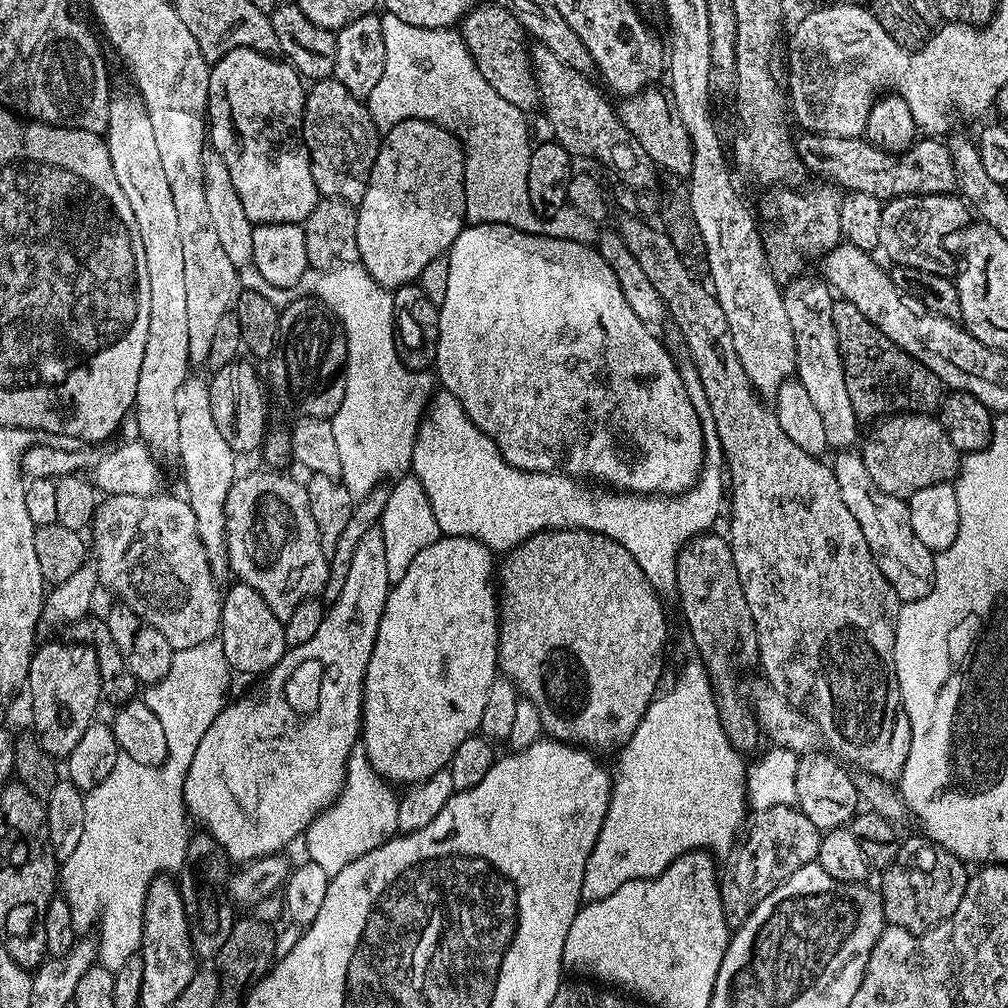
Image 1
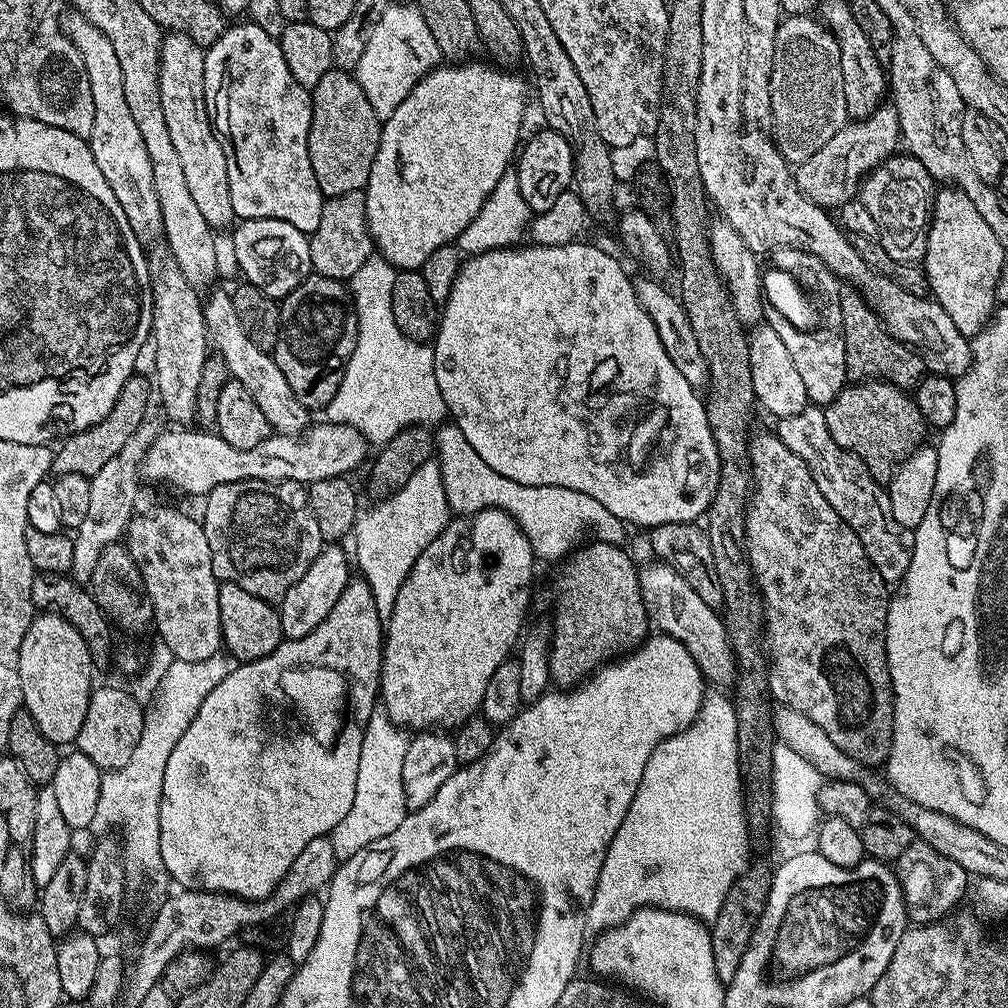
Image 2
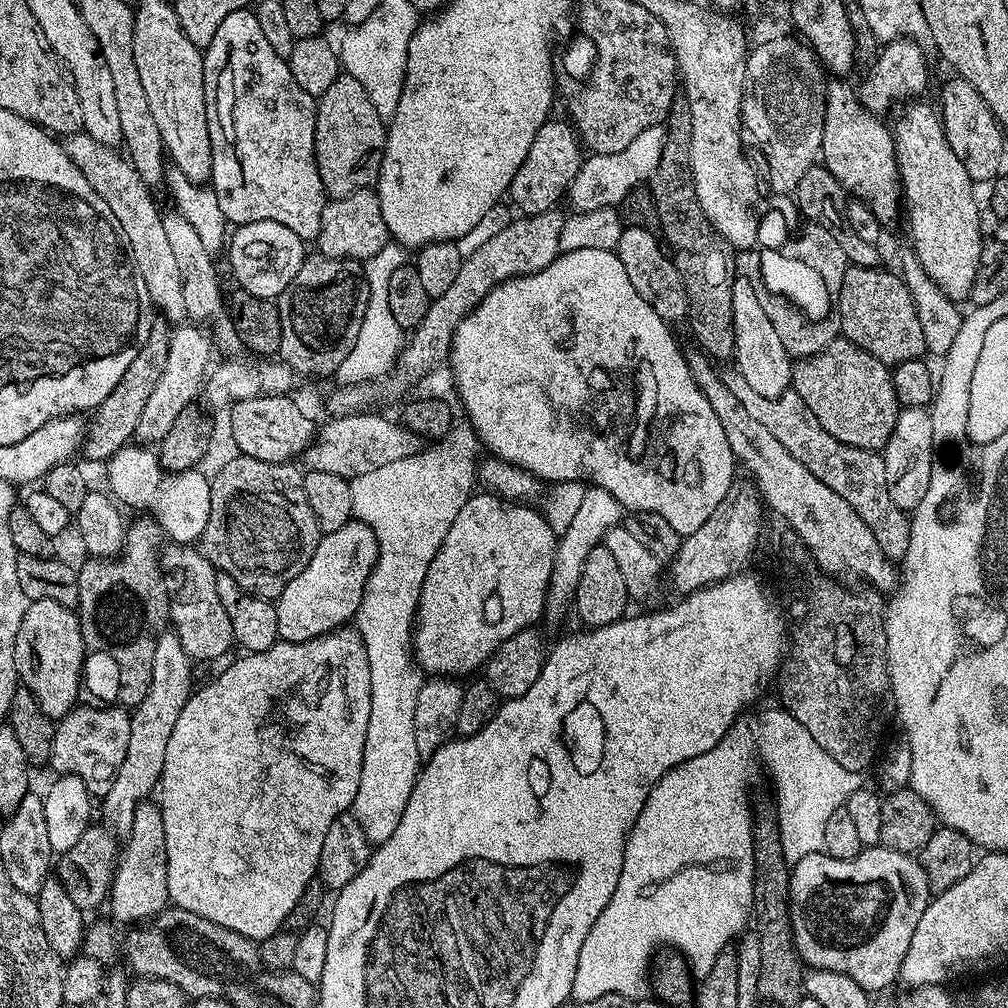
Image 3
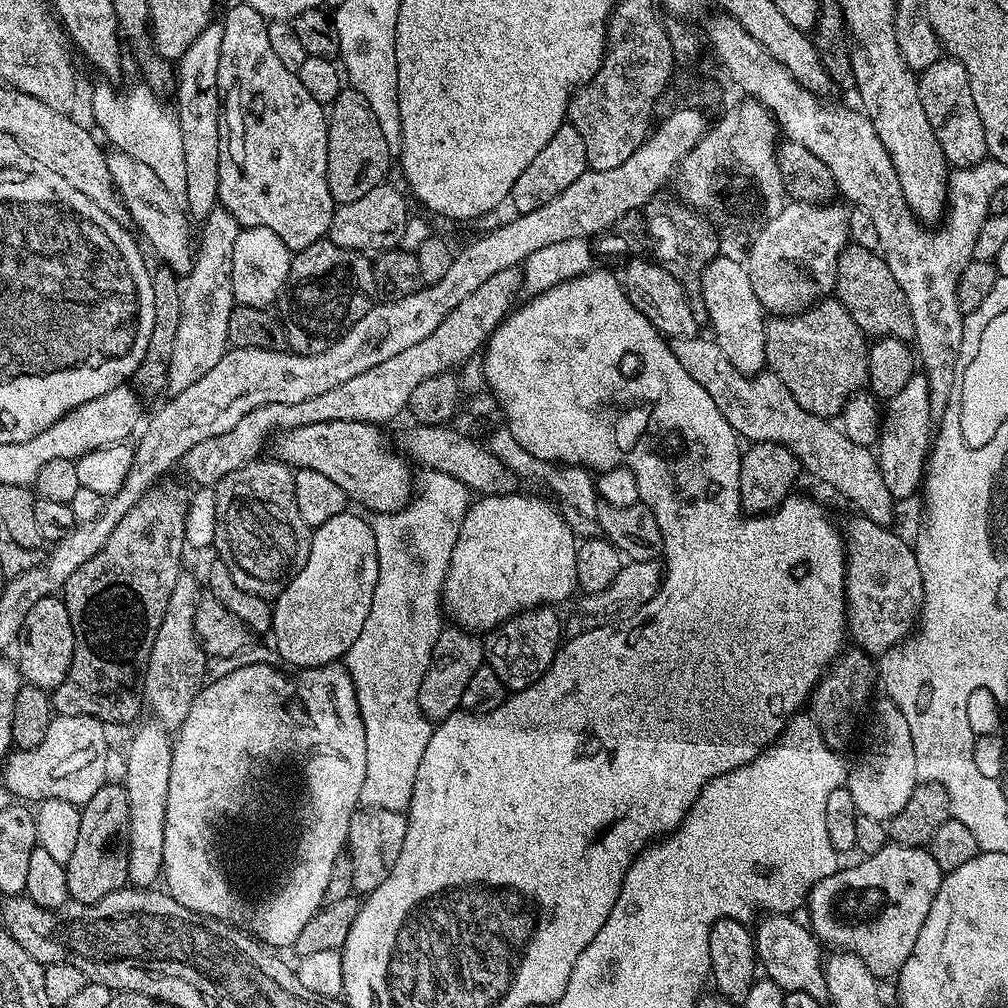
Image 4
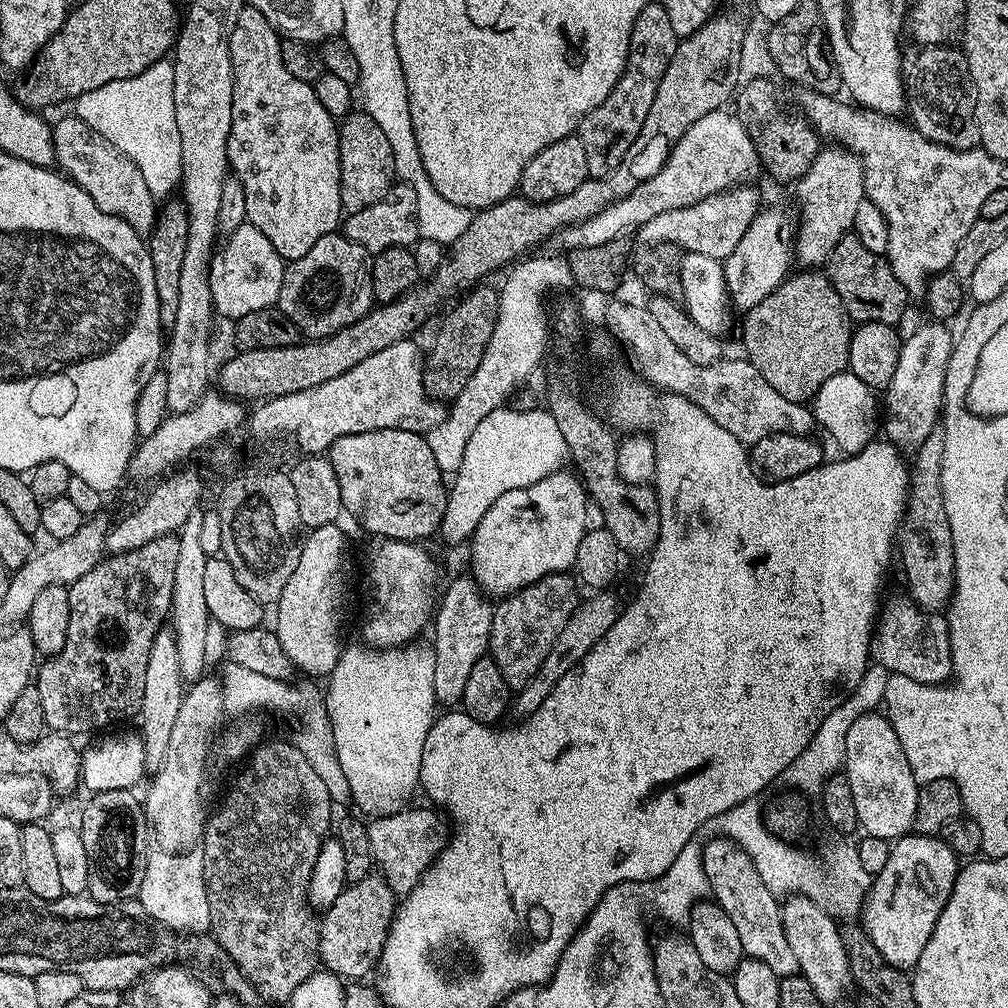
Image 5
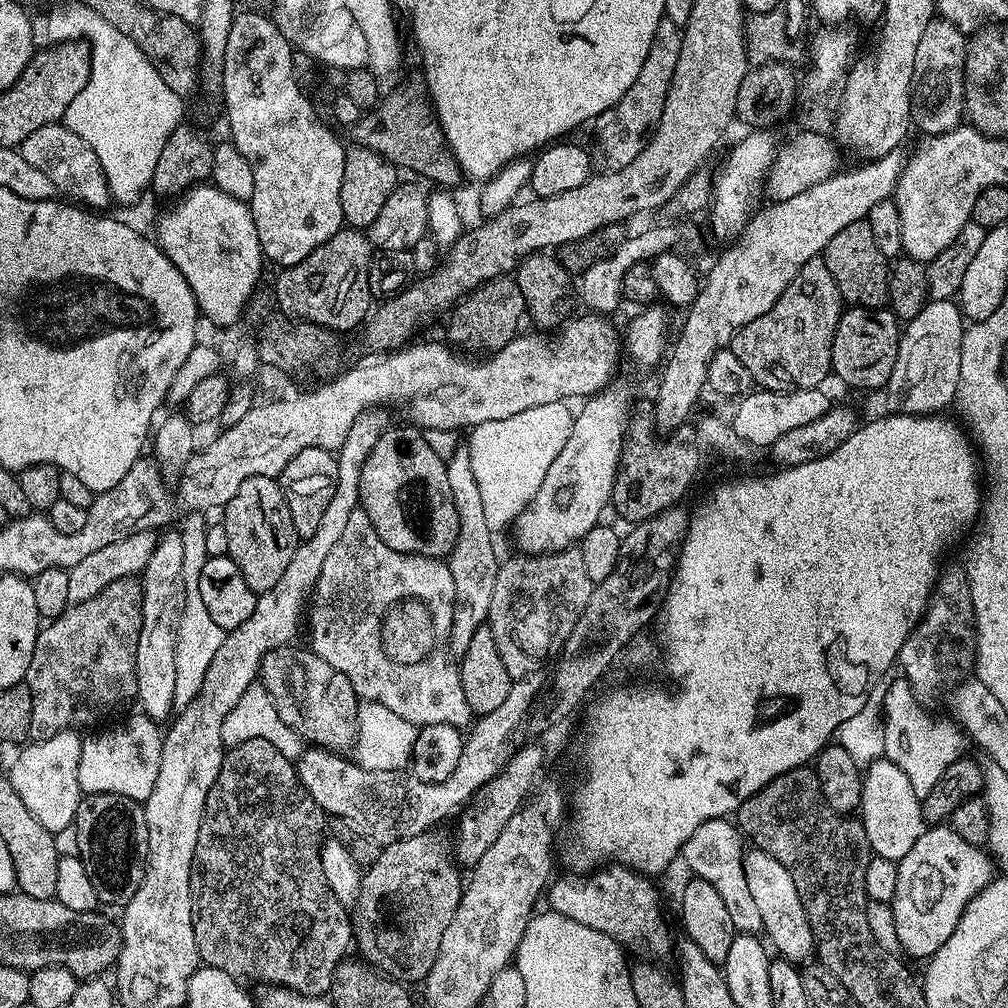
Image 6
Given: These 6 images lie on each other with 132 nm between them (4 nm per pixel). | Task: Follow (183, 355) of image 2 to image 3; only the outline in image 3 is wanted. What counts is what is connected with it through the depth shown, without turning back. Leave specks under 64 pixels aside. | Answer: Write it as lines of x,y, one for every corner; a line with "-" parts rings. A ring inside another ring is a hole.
73,134
67,137
66,151
68,156
82,170
82,174
90,186
114,210
114,218
118,218
118,226
122,226
122,234
128,242
128,251
132,253
132,261
146,282
146,290
150,294
153,305
160,308
165,317
172,322
180,322
188,316
186,298
182,298
182,273
174,259
170,238
166,238
166,226
161,209
156,209
156,200
152,197
153,189
145,184
143,178
136,173
132,161
116,153
115,147
94,142
86,134

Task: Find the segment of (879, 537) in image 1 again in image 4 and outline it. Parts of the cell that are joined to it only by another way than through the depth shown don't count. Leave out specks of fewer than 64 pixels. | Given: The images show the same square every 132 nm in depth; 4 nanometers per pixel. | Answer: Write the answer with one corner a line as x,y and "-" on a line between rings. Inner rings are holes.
697,334
692,339
673,339
672,353
676,355
678,362
682,362
682,367
690,373
690,378
694,378
694,382
698,382
698,386
702,386
702,390
706,390
710,398
714,398
714,406
722,410
726,422
730,422
737,437
744,439
745,436
745,441
748,442
765,440
786,446
800,460
801,469
807,475
809,472
810,475
817,476
822,483
837,488
856,507
855,511
859,515
885,526
893,523
892,515
895,514
897,505
892,499
890,490
886,490
886,481
882,478
880,463
876,461
875,451
871,447
852,442
831,419
816,416
810,410
802,410
802,406
794,402
790,390
786,390
786,386
782,386
782,382
770,370
764,370
757,375
740,373
716,345
715,339
703,340
702,337
703,335

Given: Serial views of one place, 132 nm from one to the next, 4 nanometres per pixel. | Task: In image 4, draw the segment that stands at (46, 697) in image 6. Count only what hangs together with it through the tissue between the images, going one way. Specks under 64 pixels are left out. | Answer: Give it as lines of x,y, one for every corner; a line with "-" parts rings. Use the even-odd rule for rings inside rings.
168,482
153,484
137,504
130,506
130,510
126,510
126,518
122,518
122,522
114,526
110,538
106,538
106,546
66,578
62,599
70,614
70,626
74,626
74,658
64,681
50,692
52,707
61,716
89,716
103,720
108,726
141,719
140,708
145,707
147,663
186,553
189,497
186,492
184,496
178,485
164,483

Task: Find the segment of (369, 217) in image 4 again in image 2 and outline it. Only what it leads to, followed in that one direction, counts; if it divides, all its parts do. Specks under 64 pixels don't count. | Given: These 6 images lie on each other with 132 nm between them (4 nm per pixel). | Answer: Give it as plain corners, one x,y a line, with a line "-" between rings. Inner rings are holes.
351,192
350,194
327,197
322,206
322,218
318,222
318,230
314,230
308,236
308,245
310,246
312,272
315,275
345,282
351,281
352,276
358,274
358,269
361,268
362,262
366,262
366,258
374,255
372,235
368,229
368,219
366,218
366,198
364,193

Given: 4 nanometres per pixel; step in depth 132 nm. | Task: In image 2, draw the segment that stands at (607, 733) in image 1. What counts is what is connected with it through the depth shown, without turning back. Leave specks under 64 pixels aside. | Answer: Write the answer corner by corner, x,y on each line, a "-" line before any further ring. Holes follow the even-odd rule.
601,540
591,543
585,543
579,550
573,551
563,565
565,568
564,577
560,580
560,597
556,600
556,613
550,617
553,635
552,650
548,654
551,683
560,690
579,684
593,670
639,648
650,632
637,565
632,565
631,558
619,544
607,544

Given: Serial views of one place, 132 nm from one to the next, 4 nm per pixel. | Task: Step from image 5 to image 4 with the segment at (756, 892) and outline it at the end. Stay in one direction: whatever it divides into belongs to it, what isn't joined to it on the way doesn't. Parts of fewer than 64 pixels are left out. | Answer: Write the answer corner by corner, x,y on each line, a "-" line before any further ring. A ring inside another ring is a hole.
771,913
761,918
764,919
757,928
754,928
753,940
757,961
767,979
772,980
784,992
809,994
821,1004
825,1003
828,1000
828,987
823,967
824,960
822,955
820,956
822,946
811,929
788,914

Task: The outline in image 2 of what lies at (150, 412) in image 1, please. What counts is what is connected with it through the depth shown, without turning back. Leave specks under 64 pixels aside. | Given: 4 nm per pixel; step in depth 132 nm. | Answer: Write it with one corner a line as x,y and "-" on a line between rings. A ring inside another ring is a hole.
65,11
62,24
82,58
82,66
90,82
90,94
94,98
94,130
90,130
86,138
94,154
94,162
98,162
98,170
102,170
106,182
110,182
110,190
114,190
114,198
118,198
122,214
126,214
134,234
141,238
159,237
164,227
162,206
158,206
158,190
154,190
154,170
150,154
146,154
146,142
142,142
142,134
138,134
134,114
130,114
130,106
126,103
122,66
118,66
114,45
81,12

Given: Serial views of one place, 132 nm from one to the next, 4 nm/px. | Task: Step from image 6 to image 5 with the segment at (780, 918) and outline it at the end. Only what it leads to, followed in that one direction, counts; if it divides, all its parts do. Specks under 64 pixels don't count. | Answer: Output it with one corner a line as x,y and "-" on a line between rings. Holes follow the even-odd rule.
793,894
783,901
781,907
781,920
786,939
794,950
797,959
799,975
814,986
814,994
826,1006
843,1001
849,995
848,987
853,987
852,967
844,949
844,940
841,929
838,930
833,915
826,912
810,898

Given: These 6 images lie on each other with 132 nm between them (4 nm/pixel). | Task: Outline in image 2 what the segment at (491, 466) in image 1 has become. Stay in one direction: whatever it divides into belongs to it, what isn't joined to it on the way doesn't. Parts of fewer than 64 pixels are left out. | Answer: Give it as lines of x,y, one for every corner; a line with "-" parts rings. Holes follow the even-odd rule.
445,422
439,425
435,429
434,437
434,456
442,470
442,484
446,490
449,509
456,516
469,516
487,508
497,508
510,514
510,518
518,522
522,534
526,534
532,547
532,555
537,561
563,561
581,543
580,535
584,531
593,532
596,540
607,544
625,543
624,521
619,520
611,508
590,498
590,494
566,490
566,486
559,482
553,482
550,486
522,486
518,482
510,482
510,478
502,478
502,474
490,470
490,466
486,466
486,462
478,458
474,446
466,442
466,434
462,434
462,430
458,430
454,423

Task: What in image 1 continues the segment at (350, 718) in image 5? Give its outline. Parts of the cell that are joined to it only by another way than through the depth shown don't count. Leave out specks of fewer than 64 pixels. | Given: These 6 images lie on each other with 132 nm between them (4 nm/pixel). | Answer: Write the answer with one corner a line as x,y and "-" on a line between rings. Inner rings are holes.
405,474
395,481
389,489
389,501
386,502
378,527
386,544
386,574
389,581
395,582
410,570
410,562
414,562
414,554
435,540
442,533
438,522
434,522
434,512
430,510
430,502
426,498
426,490
422,490
422,482
411,474
-
363,746
352,748
346,762
343,790
326,811
316,815
302,837
303,843
308,843
307,859
322,866
322,870
326,870
331,878
342,870
342,866
350,866
350,862
362,858
362,854
383,848
384,843
393,839
398,832
399,799
397,793
391,790
376,773
374,766
370,766
370,758
366,758

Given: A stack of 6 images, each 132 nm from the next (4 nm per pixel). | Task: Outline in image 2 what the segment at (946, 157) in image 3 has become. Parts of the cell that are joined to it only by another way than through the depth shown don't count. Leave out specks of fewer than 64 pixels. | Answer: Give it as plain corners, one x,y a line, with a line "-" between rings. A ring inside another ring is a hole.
944,186
933,195
932,221
928,224
926,254
922,261
931,299
937,300
950,314
962,335
975,338
992,319
998,305
996,282
1006,263
1006,250
994,238
994,230
986,226
974,202
962,190

